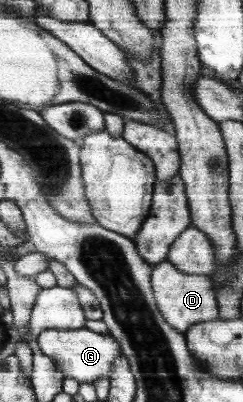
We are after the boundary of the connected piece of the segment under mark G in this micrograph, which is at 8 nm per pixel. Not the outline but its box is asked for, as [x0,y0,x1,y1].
[38,327,123,384]

